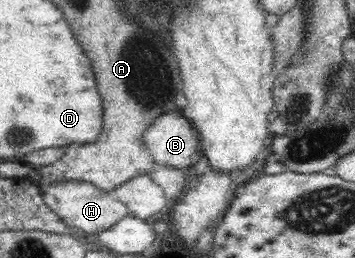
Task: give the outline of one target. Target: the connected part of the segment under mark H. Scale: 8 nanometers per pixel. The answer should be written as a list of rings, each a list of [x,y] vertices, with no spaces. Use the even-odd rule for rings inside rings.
[[[59,181],[58,183],[41,183],[42,200],[47,208],[55,212],[66,224],[71,224],[84,233],[85,237],[93,233],[105,232],[111,225],[115,225],[127,217],[127,206],[113,196],[111,192],[101,191],[96,185],[79,181]]]

